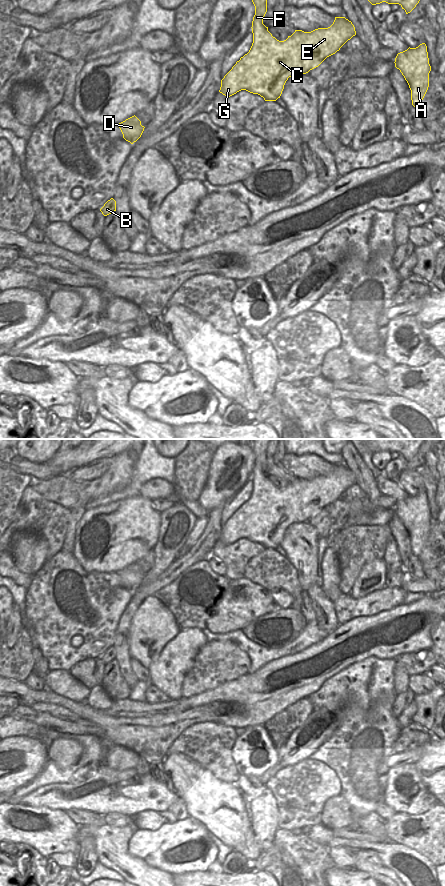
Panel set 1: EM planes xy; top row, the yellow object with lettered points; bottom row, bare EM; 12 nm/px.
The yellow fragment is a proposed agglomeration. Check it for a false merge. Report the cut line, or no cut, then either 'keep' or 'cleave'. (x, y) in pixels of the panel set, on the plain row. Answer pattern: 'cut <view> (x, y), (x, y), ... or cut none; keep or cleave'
cut xy (281, 539), (275, 540), (268, 548); cleave

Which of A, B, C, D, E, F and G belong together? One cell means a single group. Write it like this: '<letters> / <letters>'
A C D E F G / B

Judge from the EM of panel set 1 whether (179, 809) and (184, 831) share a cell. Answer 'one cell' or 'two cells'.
two cells

